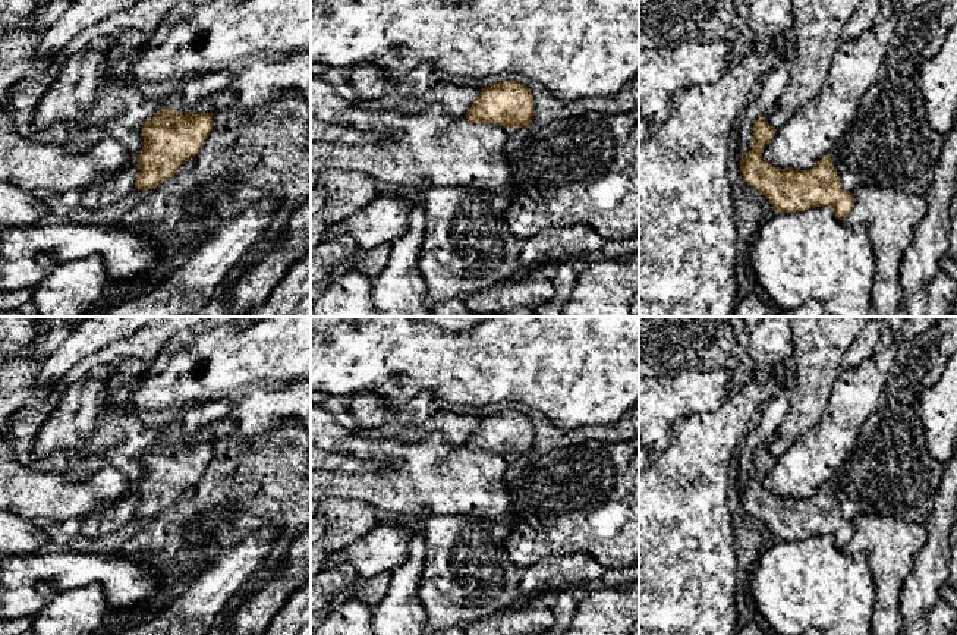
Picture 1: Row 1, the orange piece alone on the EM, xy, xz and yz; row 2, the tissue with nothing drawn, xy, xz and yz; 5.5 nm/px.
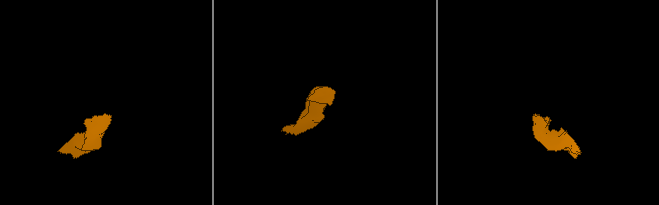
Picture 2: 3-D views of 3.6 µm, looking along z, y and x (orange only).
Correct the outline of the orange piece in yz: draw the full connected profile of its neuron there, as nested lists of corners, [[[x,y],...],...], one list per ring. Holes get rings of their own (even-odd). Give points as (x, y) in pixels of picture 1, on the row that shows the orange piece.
[[[759,117],[753,125],[753,148],[740,158],[743,179],[761,192],[775,213],[796,213],[812,207],[829,207],[844,220],[854,207],[854,197],[846,191],[829,154],[825,154],[812,169],[780,169],[762,157],[764,147],[771,142],[775,131]]]

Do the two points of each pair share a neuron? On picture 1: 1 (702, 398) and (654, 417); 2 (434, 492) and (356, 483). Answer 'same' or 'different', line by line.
1: same
2: same

